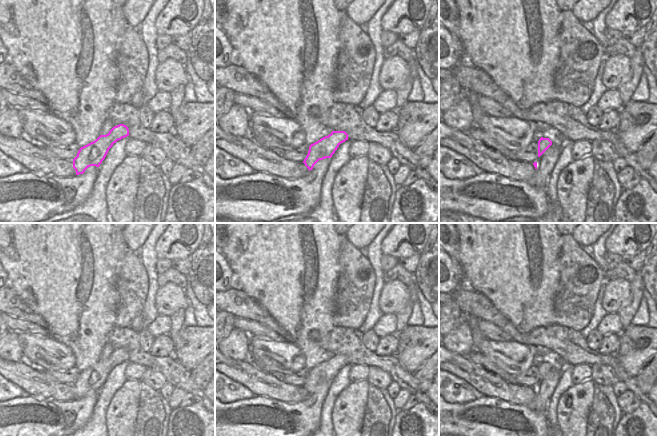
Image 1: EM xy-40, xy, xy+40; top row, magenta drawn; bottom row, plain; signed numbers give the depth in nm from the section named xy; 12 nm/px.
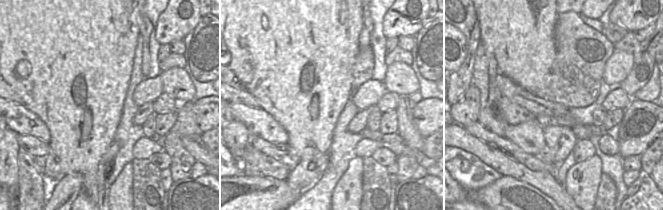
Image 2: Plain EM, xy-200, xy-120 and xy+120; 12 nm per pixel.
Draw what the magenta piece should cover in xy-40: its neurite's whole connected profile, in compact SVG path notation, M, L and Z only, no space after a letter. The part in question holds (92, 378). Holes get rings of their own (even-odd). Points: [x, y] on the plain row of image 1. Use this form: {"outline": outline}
{"outline": "M119 348L114 350L108 358L100 359L95 365L81 371L73 383L76 399L83 398L90 390L99 391L113 368L127 360L129 360L128 351Z"}

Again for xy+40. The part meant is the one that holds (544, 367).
{"outline": "M541 361L538 365L538 381L540 381L551 369L552 365L549 362Z"}

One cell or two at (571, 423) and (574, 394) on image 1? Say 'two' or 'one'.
one

